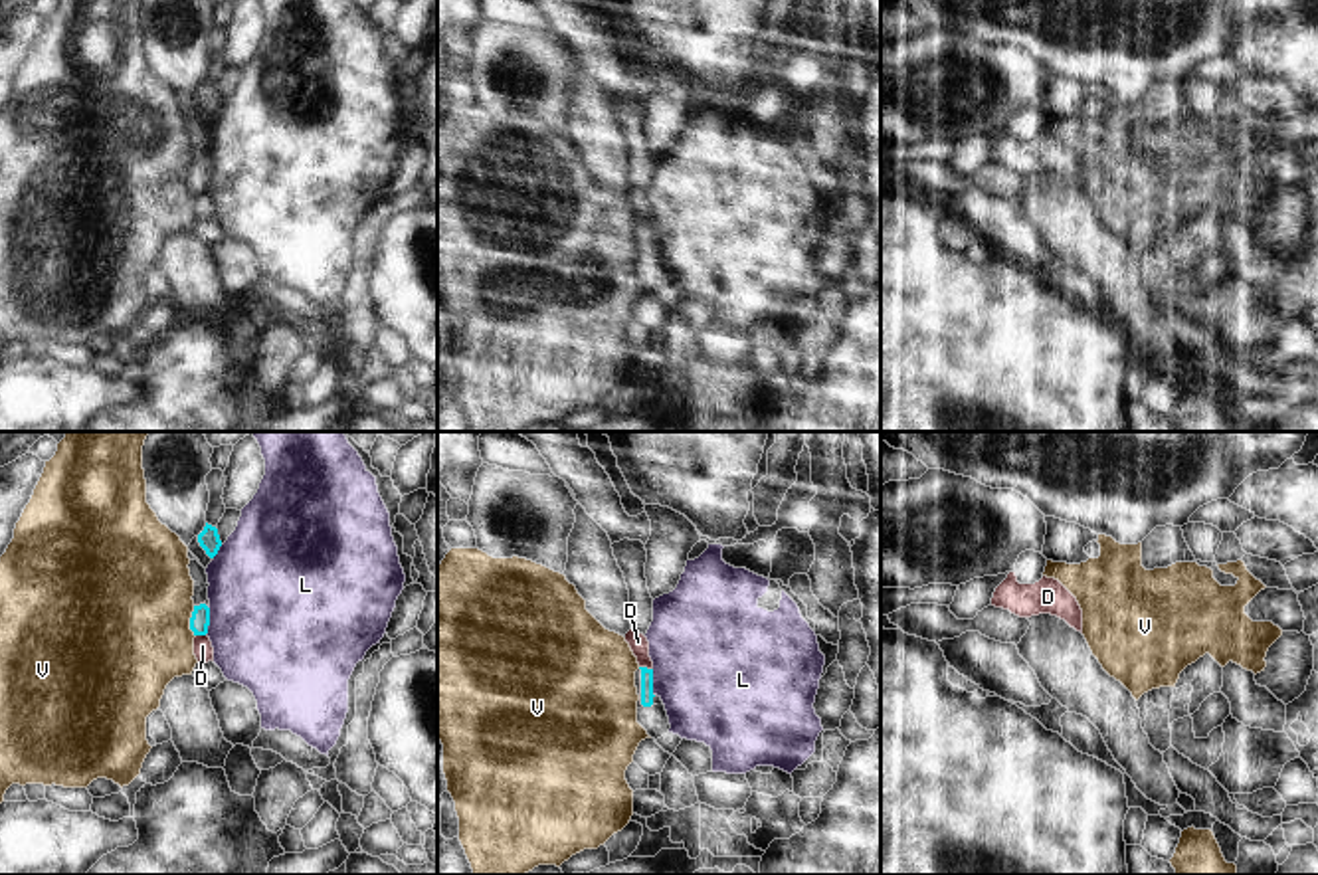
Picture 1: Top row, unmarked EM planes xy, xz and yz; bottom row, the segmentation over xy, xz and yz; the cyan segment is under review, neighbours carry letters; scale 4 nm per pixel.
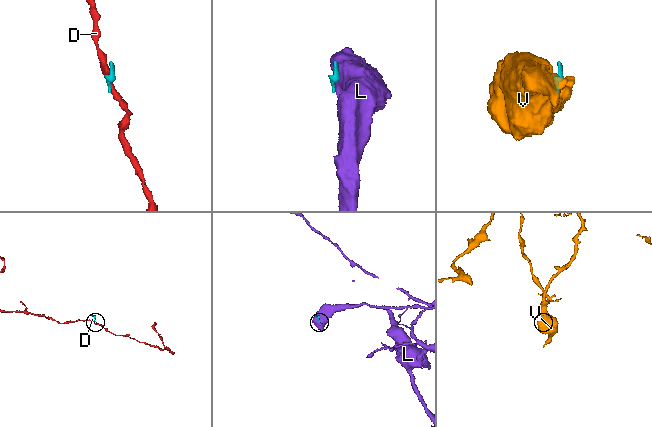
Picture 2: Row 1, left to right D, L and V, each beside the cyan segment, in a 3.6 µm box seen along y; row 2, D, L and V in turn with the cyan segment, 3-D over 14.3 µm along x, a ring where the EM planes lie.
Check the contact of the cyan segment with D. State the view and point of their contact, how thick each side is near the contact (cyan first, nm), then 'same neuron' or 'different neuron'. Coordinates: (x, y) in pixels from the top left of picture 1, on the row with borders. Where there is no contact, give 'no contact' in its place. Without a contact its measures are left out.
xz (646, 668) | 50/80 nm | different neuron

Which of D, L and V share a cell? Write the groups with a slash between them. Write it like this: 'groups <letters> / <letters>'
groups D / L / V

